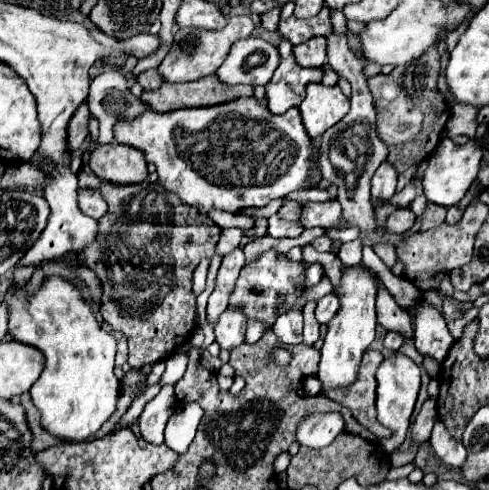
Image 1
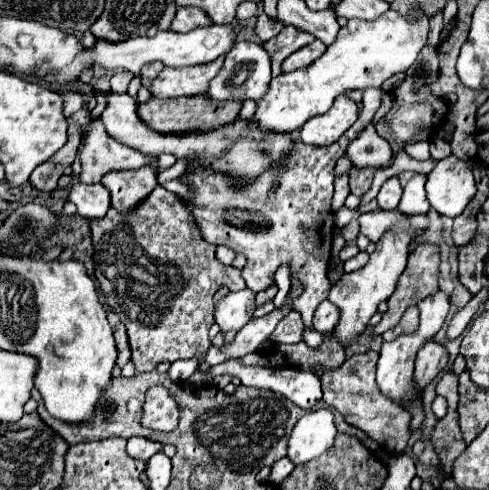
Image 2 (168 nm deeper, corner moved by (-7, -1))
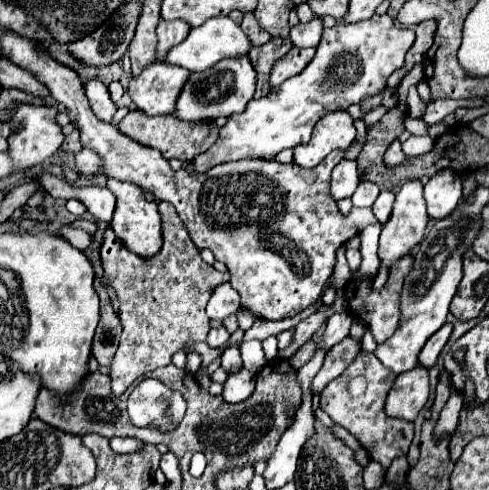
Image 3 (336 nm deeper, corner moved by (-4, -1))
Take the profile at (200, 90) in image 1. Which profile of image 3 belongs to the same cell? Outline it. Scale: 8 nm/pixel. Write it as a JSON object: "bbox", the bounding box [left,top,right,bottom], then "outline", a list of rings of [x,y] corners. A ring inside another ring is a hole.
{"bbox":[119,109,217,159],"outline":[[[137,109],[129,111],[125,115],[125,119],[119,123],[119,131],[125,133],[127,137],[131,137],[133,141],[147,145],[147,147],[155,147],[163,153],[165,159],[193,159],[199,153],[205,153],[215,141],[217,141],[217,133],[213,129],[213,121],[201,121],[201,123],[189,123],[189,121],[177,121],[177,117],[173,115],[159,115],[159,117],[145,117],[145,113],[137,113]]]}

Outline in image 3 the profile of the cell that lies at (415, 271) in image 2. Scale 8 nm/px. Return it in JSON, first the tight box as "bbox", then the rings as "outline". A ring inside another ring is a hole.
{"bbox":[313,335,361,393],"outline":[[[349,335],[343,341],[339,341],[337,345],[333,345],[325,355],[325,363],[323,363],[321,371],[313,379],[313,393],[319,393],[329,381],[339,377],[339,373],[343,373],[347,369],[347,365],[357,357],[359,351],[361,351],[361,341],[355,337],[349,337]]]}

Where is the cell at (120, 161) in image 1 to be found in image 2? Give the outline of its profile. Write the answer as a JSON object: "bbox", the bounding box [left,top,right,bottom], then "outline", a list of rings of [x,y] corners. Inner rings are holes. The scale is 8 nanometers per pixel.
{"bbox":[102,169,158,215],"outline":[[[136,169],[132,173],[110,173],[108,177],[102,177],[102,185],[112,195],[112,207],[128,215],[132,209],[136,209],[158,185],[154,169]]]}

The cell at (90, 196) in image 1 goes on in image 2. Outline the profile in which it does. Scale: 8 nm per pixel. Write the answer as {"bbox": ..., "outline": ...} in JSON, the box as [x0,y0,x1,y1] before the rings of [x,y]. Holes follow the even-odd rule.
{"bbox":[68,183,110,219],"outline":[[[74,183],[70,187],[68,199],[78,207],[78,215],[86,219],[100,219],[110,209],[110,191],[100,183]]]}

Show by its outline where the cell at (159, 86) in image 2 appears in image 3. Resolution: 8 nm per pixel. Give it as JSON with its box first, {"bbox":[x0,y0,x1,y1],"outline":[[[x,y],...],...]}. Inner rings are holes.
{"bbox":[129,63,189,115],"outline":[[[155,63],[143,69],[139,77],[133,77],[129,83],[129,95],[137,109],[147,115],[173,113],[177,97],[189,79],[189,69],[181,69],[169,63]]]}

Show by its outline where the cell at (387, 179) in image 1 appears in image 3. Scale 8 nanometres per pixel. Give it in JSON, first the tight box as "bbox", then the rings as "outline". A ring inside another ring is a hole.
{"bbox":[373,191,395,223],"outline":[[[381,191],[379,197],[375,199],[375,203],[373,203],[373,213],[377,215],[377,219],[379,219],[381,223],[387,223],[389,215],[391,215],[393,201],[395,201],[395,193],[393,193],[393,191]]]}

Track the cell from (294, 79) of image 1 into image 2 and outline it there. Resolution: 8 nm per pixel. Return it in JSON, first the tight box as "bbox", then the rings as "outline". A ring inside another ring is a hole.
{"bbox":[248,9,430,133],"outline":[[[392,9],[374,21],[348,19],[346,27],[340,27],[326,53],[306,69],[282,73],[270,81],[266,95],[256,103],[254,115],[248,119],[256,123],[264,133],[292,133],[300,129],[308,119],[326,113],[338,95],[346,95],[354,89],[380,87],[388,77],[404,73],[426,45],[430,31],[430,19],[418,17],[414,21],[400,17]]]}

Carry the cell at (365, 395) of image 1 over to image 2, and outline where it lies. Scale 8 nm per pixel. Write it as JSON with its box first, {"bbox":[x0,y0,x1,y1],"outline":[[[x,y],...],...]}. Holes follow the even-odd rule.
{"bbox":[320,349,410,456],"outline":[[[368,349],[366,353],[352,355],[338,369],[324,371],[320,377],[322,391],[324,391],[324,403],[340,411],[346,423],[362,429],[370,439],[384,445],[390,455],[397,456],[404,453],[410,439],[410,415],[378,389],[376,377],[374,377],[376,361],[378,361],[378,353]]]}

